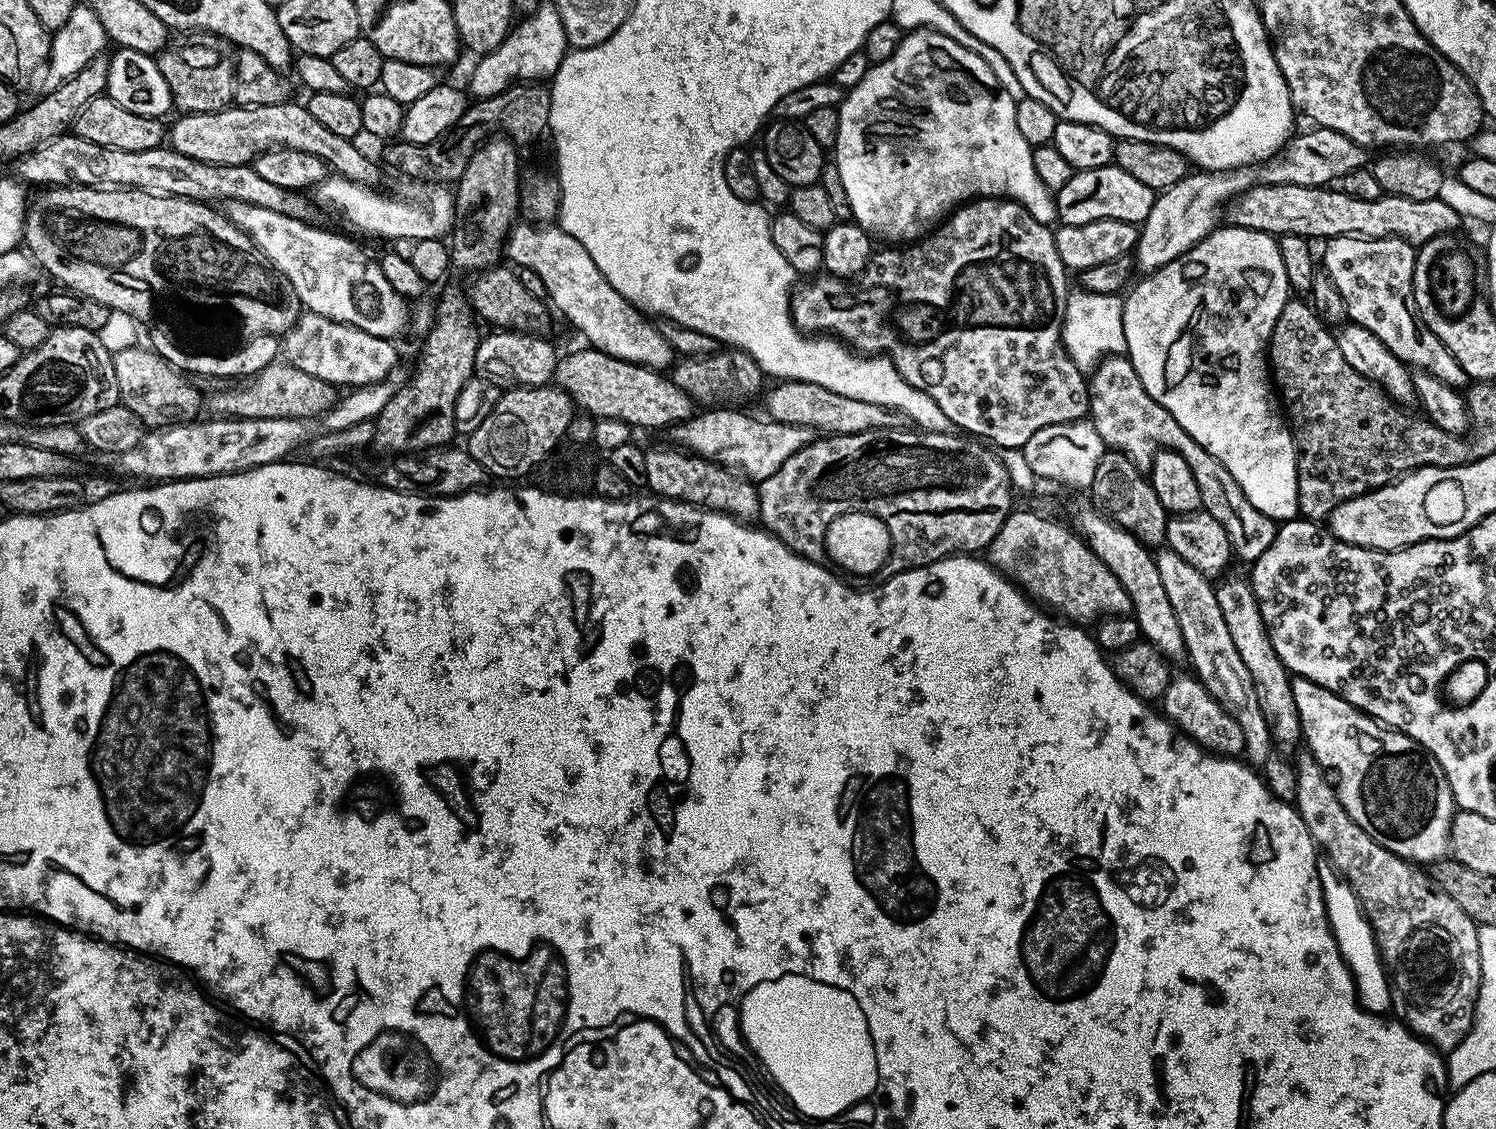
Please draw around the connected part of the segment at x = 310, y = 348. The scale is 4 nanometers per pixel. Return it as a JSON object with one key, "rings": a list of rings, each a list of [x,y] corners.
{"rings":[[[305,311],[283,335],[282,354],[287,363],[310,376],[338,388],[353,388],[373,385],[389,376],[390,370],[396,368],[400,362],[394,345],[392,340],[378,338],[349,324],[336,323]]]}

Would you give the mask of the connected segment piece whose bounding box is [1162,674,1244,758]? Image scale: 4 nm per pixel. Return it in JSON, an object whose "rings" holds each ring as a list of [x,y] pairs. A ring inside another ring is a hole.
{"rings":[[[1177,675],[1170,682],[1162,701],[1163,715],[1187,739],[1199,744],[1205,752],[1225,758],[1239,757],[1244,750],[1242,726],[1238,726],[1238,722],[1234,722],[1234,718],[1230,718],[1230,714],[1207,692],[1195,675],[1187,675]]]}

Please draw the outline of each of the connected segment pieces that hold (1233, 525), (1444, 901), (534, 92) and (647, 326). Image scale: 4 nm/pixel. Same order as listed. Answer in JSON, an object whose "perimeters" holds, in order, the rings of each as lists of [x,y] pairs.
{"perimeters":[[[[1127,355],[1106,356],[1091,372],[1088,380],[1088,411],[1090,422],[1104,439],[1105,445],[1126,454],[1134,466],[1142,470],[1151,469],[1152,460],[1161,448],[1169,448],[1186,458],[1198,481],[1203,511],[1213,515],[1222,524],[1237,557],[1255,562],[1264,553],[1266,546],[1274,542],[1277,521],[1262,514],[1262,510],[1254,510],[1254,506],[1250,506],[1250,498],[1246,498],[1238,482],[1234,482],[1230,470],[1226,470],[1226,466],[1222,466],[1214,454],[1198,446],[1198,442],[1194,442],[1194,438],[1190,438],[1190,434],[1186,434],[1186,430],[1174,422],[1174,414],[1170,414],[1170,410],[1158,406],[1158,402],[1146,394],[1146,386],[1142,386]]],[[[1301,751],[1296,758],[1296,813],[1302,822],[1306,822],[1306,830],[1310,830],[1317,849],[1328,857],[1337,875],[1352,887],[1364,916],[1375,932],[1377,947],[1392,948],[1392,952],[1396,952],[1396,948],[1400,948],[1400,940],[1404,940],[1404,932],[1408,932],[1408,928],[1416,928],[1416,924],[1444,924],[1444,928],[1456,936],[1456,944],[1460,944],[1460,952],[1464,952],[1464,988],[1460,988],[1460,996],[1452,1000],[1452,1028],[1444,1024],[1440,1032],[1428,1032],[1428,1043],[1433,1048],[1444,1054],[1451,1052],[1472,1028],[1480,982],[1478,925],[1454,899],[1437,890],[1419,867],[1401,856],[1395,856],[1386,850],[1386,846],[1378,846],[1378,842],[1374,842],[1374,838],[1370,838],[1370,834],[1366,834],[1366,830],[1362,830],[1362,826],[1358,826],[1358,822],[1346,814],[1336,793],[1335,783],[1311,752]]],[[[513,83],[511,87],[498,93],[496,96],[492,96],[488,99],[477,99],[475,102],[469,103],[467,107],[465,107],[462,118],[458,118],[458,122],[453,128],[446,130],[446,134],[438,134],[438,138],[434,138],[434,142],[419,144],[418,142],[406,142],[403,138],[400,138],[395,142],[385,143],[383,145],[385,160],[383,160],[383,163],[385,165],[388,163],[394,171],[401,172],[402,175],[409,176],[412,180],[421,180],[422,183],[428,184],[427,186],[455,185],[456,181],[462,178],[462,170],[466,170],[470,158],[474,158],[476,149],[493,134],[503,134],[517,146],[532,144],[543,132],[545,135],[545,133],[549,131],[548,123],[550,122],[551,97],[551,91],[549,91],[543,83]]],[[[531,222],[513,223],[506,236],[506,256],[507,259],[509,256],[513,260],[511,263],[516,268],[534,270],[534,274],[538,274],[538,278],[542,278],[543,284],[546,285],[546,297],[550,304],[552,300],[553,306],[588,339],[585,341],[591,347],[598,348],[619,360],[625,360],[631,364],[642,364],[646,368],[664,370],[673,363],[673,346],[660,333],[659,327],[655,323],[652,325],[648,321],[651,319],[641,309],[633,306],[626,298],[622,298],[622,294],[618,294],[618,290],[614,290],[614,286],[610,286],[610,282],[606,282],[602,270],[598,270],[598,266],[594,266],[594,258],[590,258],[590,254],[586,254],[586,246],[582,246],[582,242],[578,242],[578,238],[566,234],[563,228],[541,226],[539,223]]]]}

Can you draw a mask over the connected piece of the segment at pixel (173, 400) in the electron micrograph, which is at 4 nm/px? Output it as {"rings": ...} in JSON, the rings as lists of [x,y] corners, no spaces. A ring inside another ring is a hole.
{"rings":[[[137,346],[122,350],[113,355],[112,361],[114,378],[118,378],[120,403],[134,410],[144,425],[182,424],[195,421],[201,415],[202,396],[200,400],[199,390],[188,381],[191,379],[180,369],[172,367],[167,360],[163,360],[151,347]]]}

